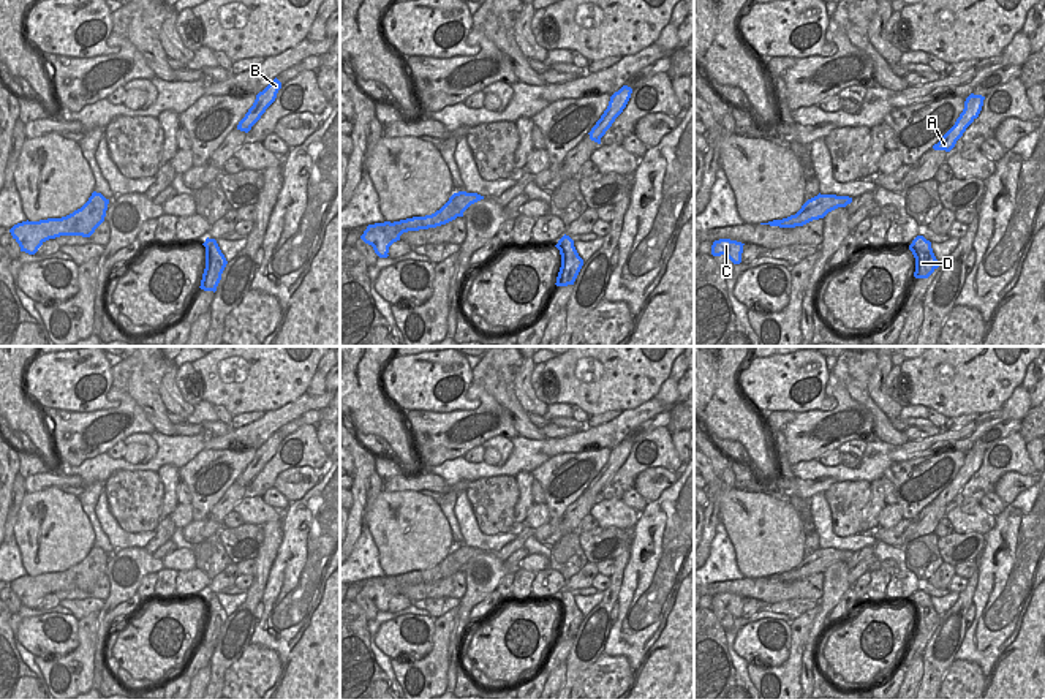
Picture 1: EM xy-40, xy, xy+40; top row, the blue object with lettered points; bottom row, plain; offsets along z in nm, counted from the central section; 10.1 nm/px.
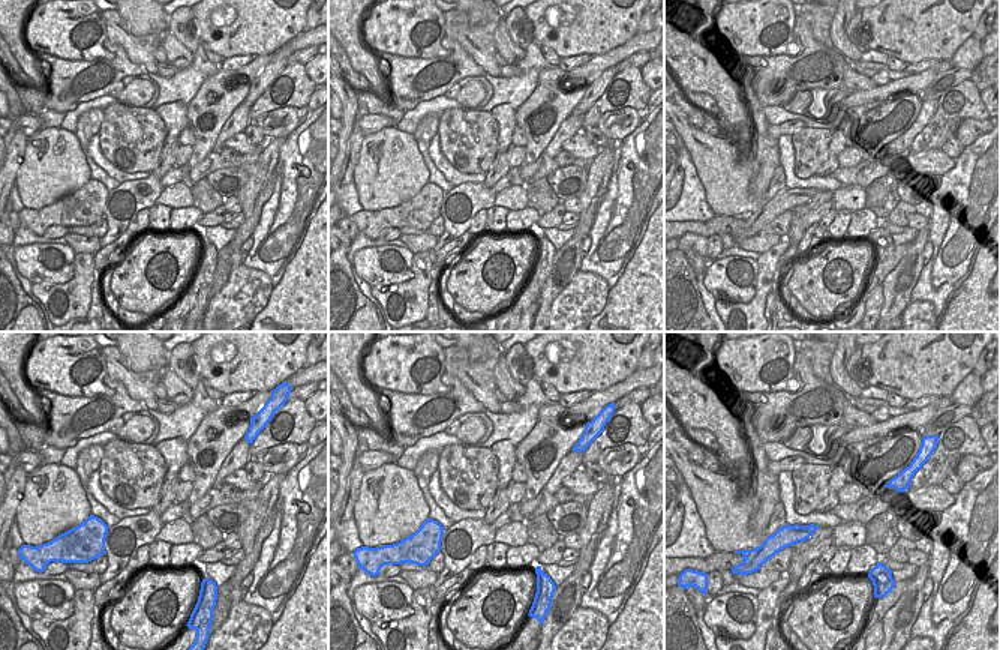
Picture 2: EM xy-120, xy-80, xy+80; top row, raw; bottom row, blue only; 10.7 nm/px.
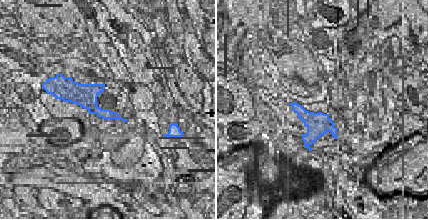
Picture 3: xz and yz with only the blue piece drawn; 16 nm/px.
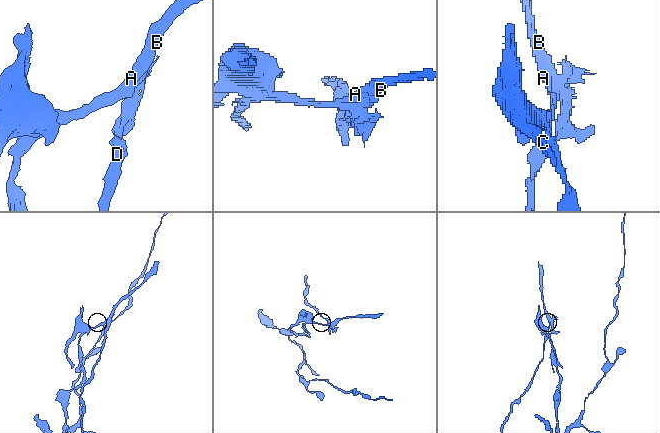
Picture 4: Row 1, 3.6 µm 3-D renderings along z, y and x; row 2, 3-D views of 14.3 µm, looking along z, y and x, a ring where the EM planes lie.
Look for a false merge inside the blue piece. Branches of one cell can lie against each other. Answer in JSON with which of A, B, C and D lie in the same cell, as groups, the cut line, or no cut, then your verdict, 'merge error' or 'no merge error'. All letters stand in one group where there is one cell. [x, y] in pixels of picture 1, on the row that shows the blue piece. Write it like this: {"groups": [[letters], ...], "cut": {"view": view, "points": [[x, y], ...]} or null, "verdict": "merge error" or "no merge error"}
{"groups": [["A", "B", "D"], ["C"]], "cut": {"view": "xy", "points": [[451, 196], [451, 203], [459, 211], [459, 215]]}, "verdict": "merge error"}

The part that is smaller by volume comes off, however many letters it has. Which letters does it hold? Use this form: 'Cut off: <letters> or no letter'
Cut off: C

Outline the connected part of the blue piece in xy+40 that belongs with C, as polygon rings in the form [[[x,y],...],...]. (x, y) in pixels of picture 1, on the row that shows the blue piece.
[[[719,239],[715,240],[711,245],[711,255],[713,256],[727,256],[734,264],[741,263],[741,253],[743,253],[743,245],[741,242],[730,240],[730,239]]]

